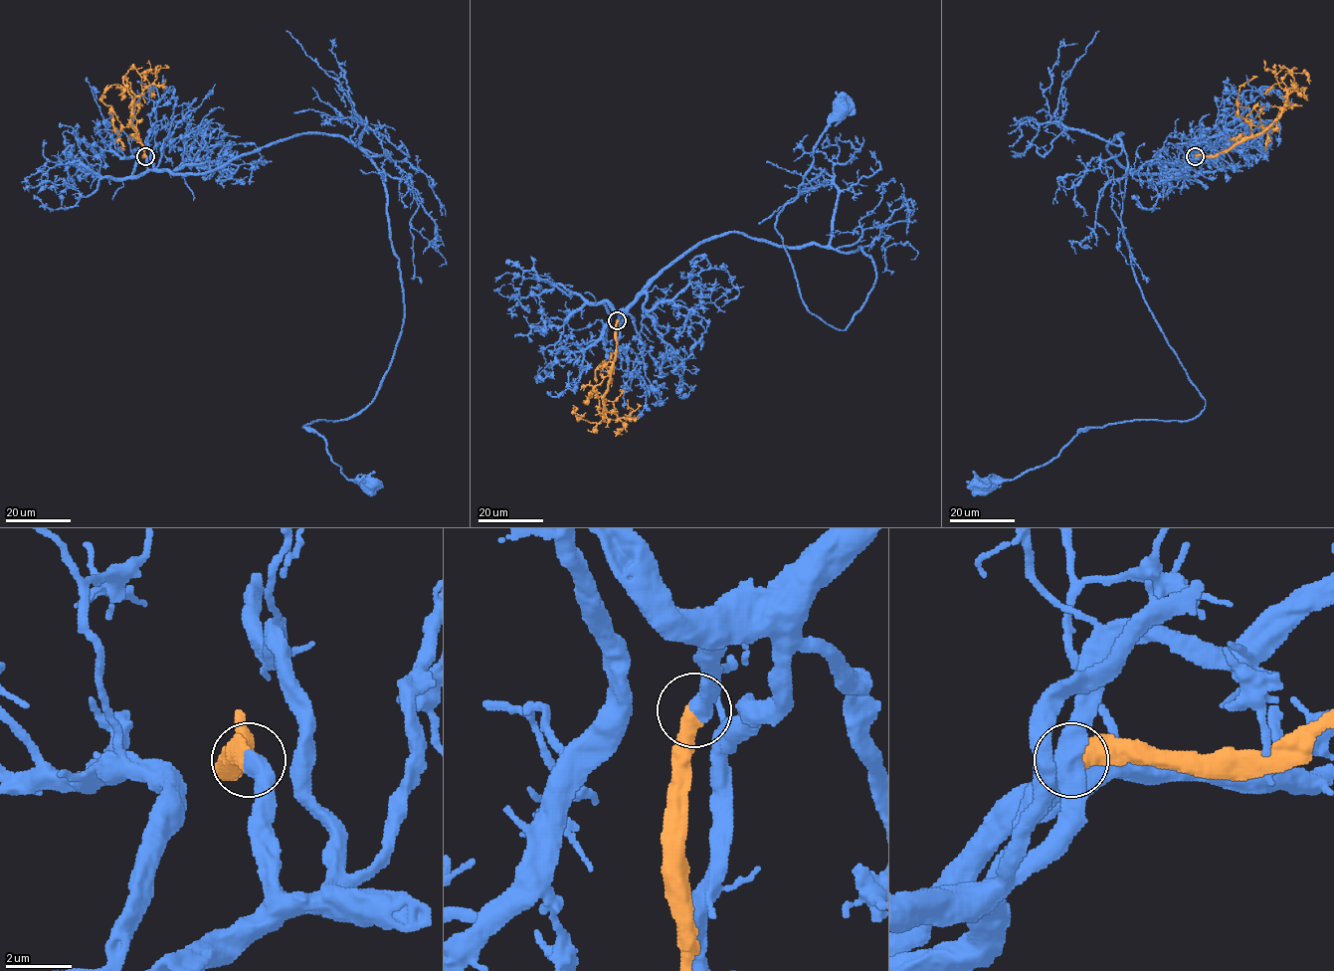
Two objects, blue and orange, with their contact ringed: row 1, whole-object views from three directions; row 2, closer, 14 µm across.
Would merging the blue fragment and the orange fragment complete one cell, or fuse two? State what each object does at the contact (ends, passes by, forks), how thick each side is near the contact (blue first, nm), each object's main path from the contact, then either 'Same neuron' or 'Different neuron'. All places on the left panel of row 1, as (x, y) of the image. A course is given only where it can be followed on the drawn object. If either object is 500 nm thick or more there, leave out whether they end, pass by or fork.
Thickness 440 nm (blue) against 550 nm. Course of blue: (145, 156), (149, 169), (206, 173), (322, 132), (373, 162), (403, 324), (376, 396), (303, 427), (368, 486). Course of orange: (145, 156), (131, 123), (134, 96), (119, 85), (112, 85), (101, 100), (113, 108). Same neuron

